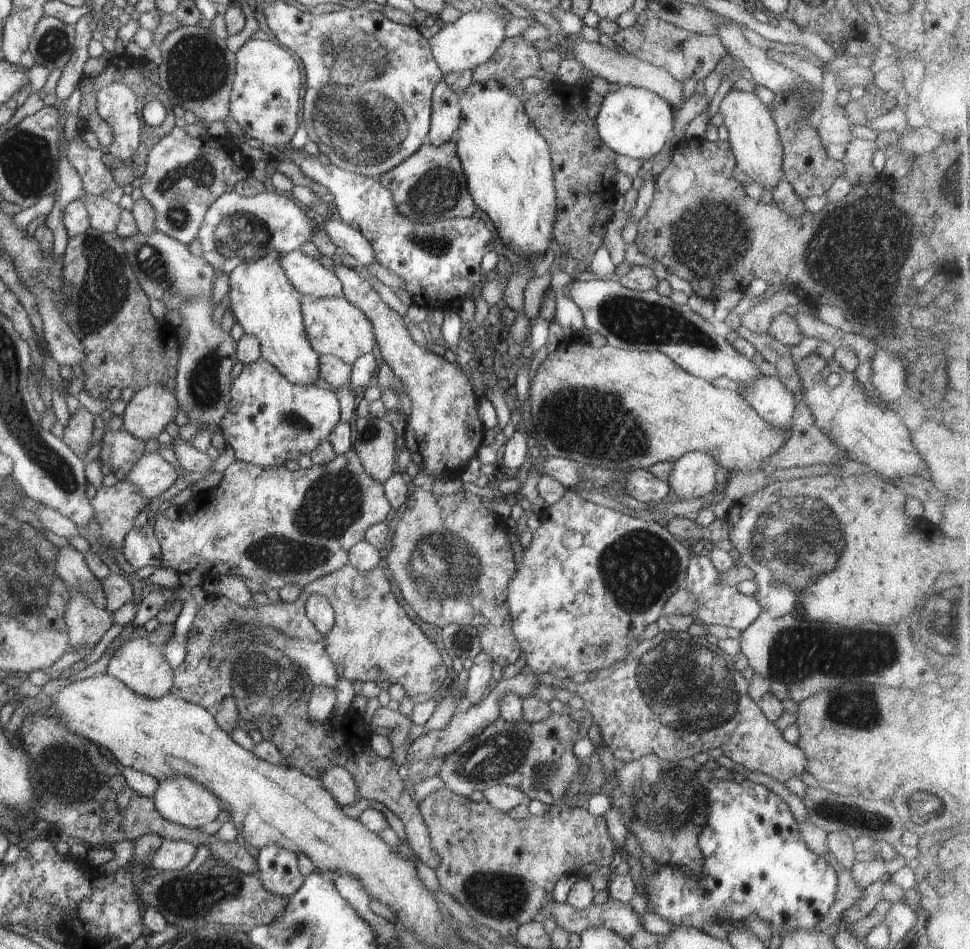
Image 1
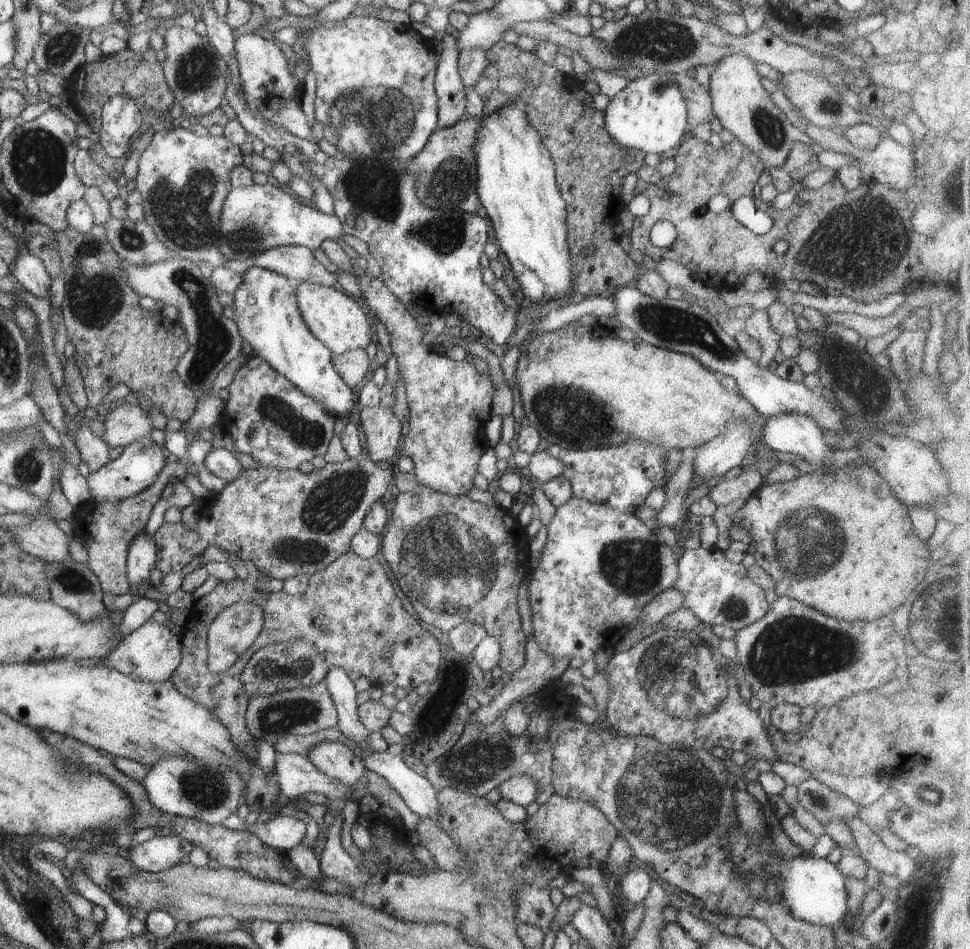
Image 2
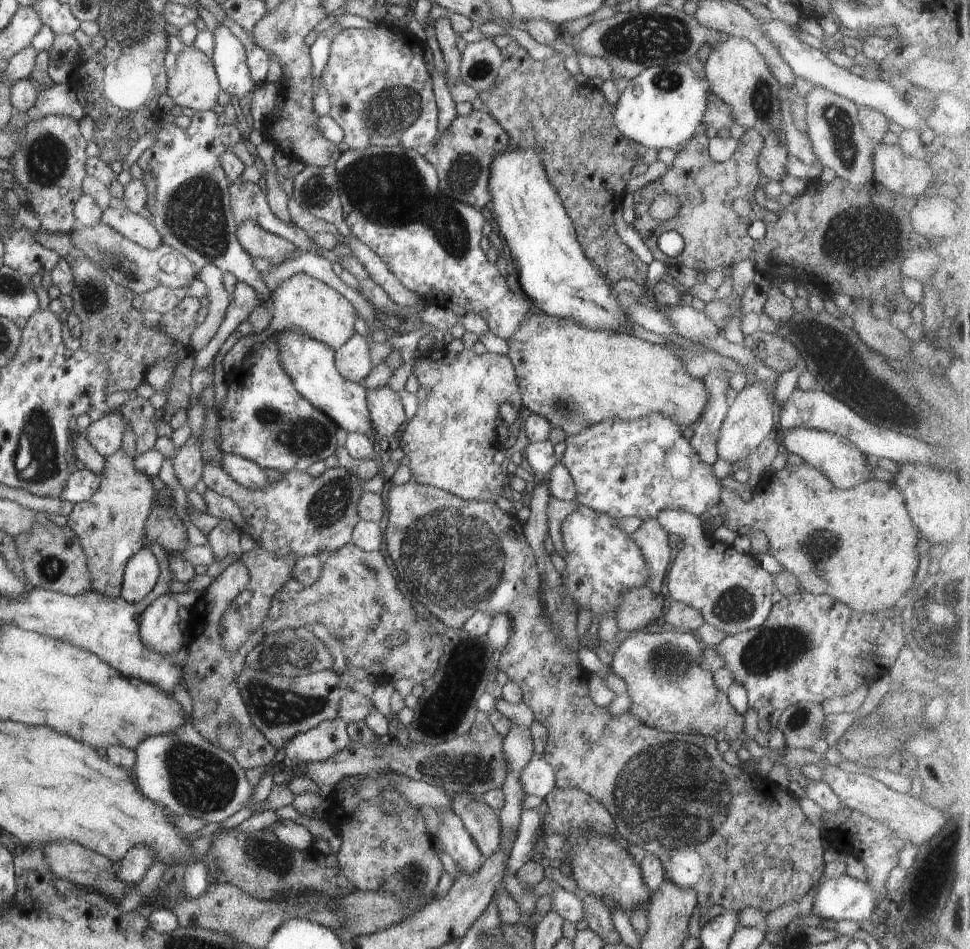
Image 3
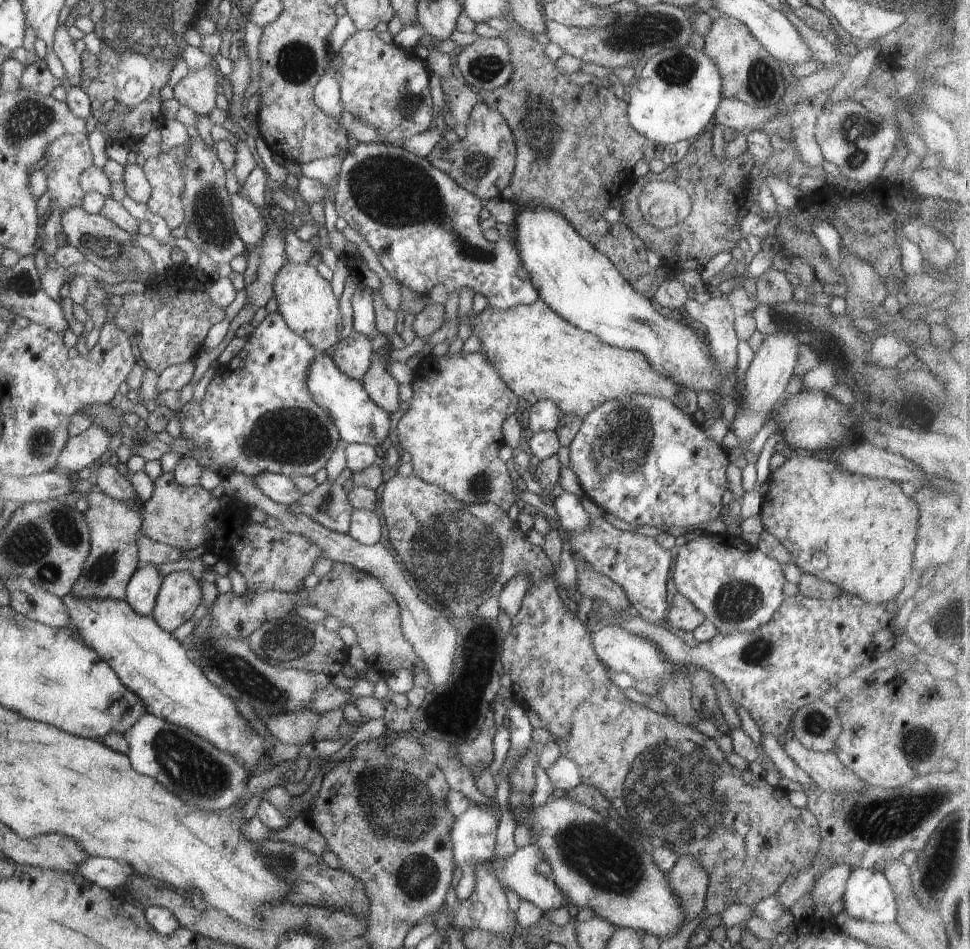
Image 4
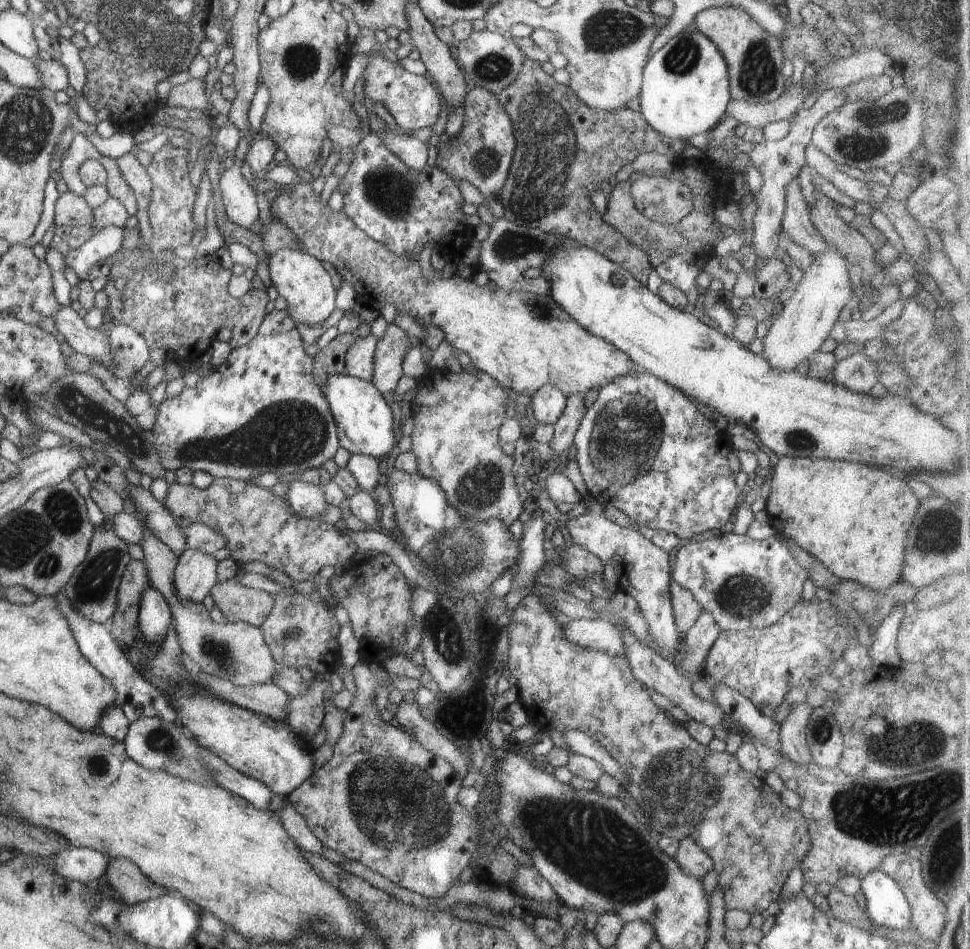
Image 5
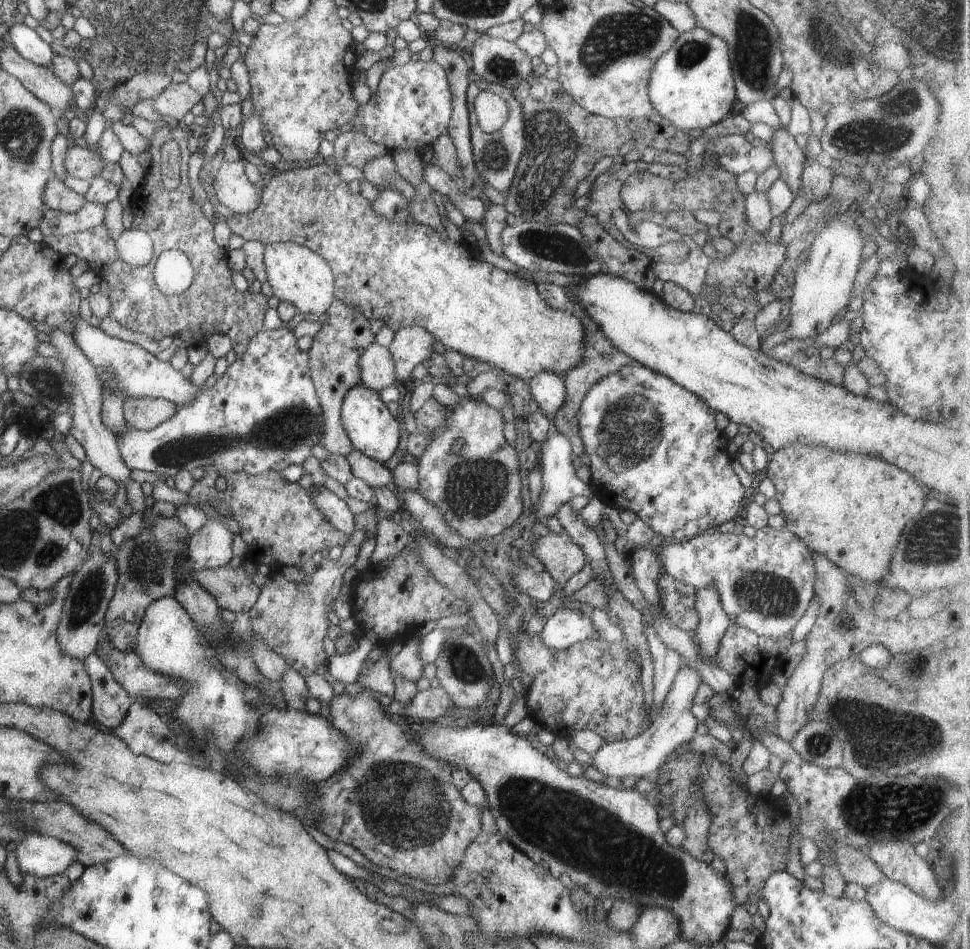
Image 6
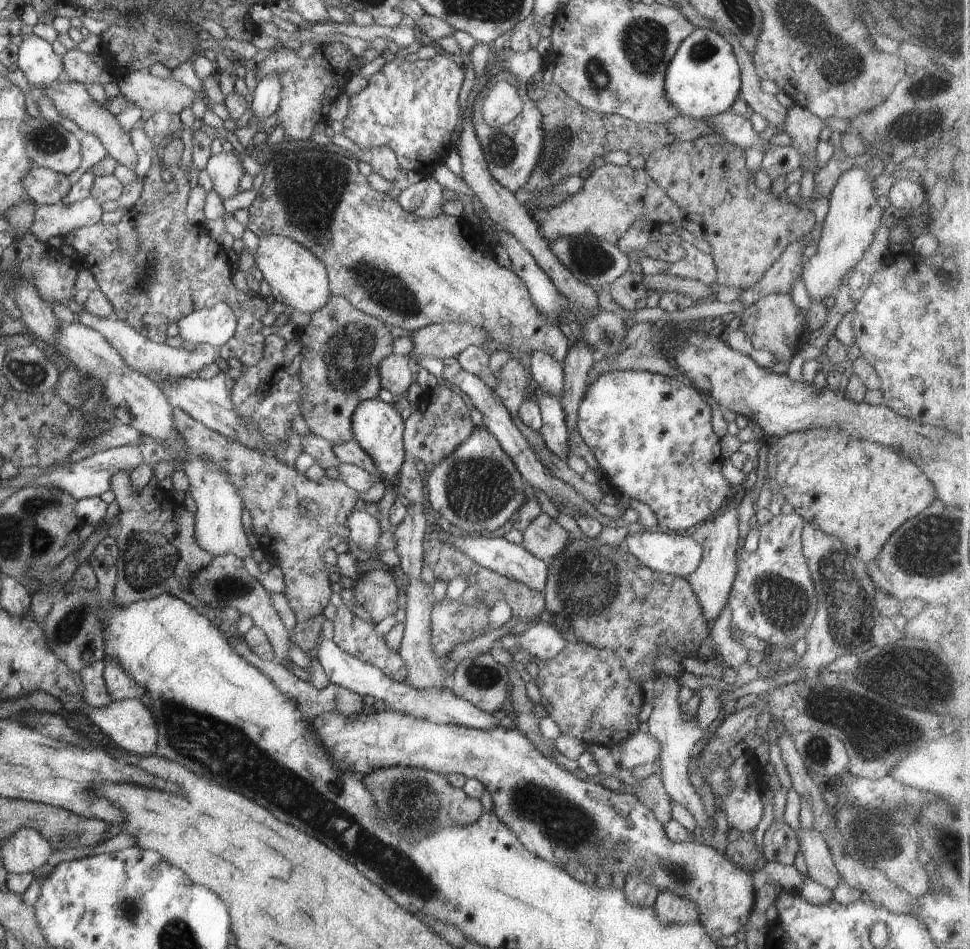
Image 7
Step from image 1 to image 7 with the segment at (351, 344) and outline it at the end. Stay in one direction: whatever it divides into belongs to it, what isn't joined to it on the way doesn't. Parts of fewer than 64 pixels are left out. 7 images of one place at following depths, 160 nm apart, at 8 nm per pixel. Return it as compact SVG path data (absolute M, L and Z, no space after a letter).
M266 235L259 239L257 252L254 254L255 269L262 272L276 301L310 314L328 304L331 299L329 274L326 265L314 253L288 237Z

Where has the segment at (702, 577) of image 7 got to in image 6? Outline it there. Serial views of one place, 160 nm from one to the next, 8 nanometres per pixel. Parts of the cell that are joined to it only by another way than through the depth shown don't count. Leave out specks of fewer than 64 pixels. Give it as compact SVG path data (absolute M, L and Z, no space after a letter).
M715 587L697 590L695 607L699 614L699 623L693 633L699 656L713 661L719 642L733 622L724 612Z

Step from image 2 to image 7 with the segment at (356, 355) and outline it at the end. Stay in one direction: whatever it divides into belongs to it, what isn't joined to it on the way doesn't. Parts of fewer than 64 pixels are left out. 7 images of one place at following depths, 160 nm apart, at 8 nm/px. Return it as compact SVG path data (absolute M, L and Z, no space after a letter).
M390 353L377 364L381 388L390 390L393 396L405 396L415 380L416 369L406 356Z

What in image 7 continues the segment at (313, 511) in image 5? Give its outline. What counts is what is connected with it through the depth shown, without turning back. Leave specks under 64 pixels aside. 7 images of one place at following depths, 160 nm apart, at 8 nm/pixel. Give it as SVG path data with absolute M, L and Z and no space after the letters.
M354 509L346 519L350 541L359 545L360 549L372 554L376 553L376 543L380 535L379 521L366 511Z

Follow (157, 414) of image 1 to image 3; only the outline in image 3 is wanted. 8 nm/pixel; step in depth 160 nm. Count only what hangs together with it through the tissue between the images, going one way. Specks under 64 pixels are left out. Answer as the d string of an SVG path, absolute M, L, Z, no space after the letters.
M110 412L106 416L100 417L98 420L92 421L85 430L85 435L88 437L90 444L103 456L110 456L113 452L125 446L125 439L129 434L125 433L128 430L127 419L122 413Z

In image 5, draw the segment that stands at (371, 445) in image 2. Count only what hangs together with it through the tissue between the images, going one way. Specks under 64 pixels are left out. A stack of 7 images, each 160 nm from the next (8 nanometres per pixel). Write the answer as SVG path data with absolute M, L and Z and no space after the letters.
M392 321L388 322L384 335L377 340L375 355L374 355L374 370L371 378L371 383L384 395L386 398L391 398L396 393L397 385L400 382L402 372L402 360L406 351L414 345L410 341L412 336L406 331L400 329Z

